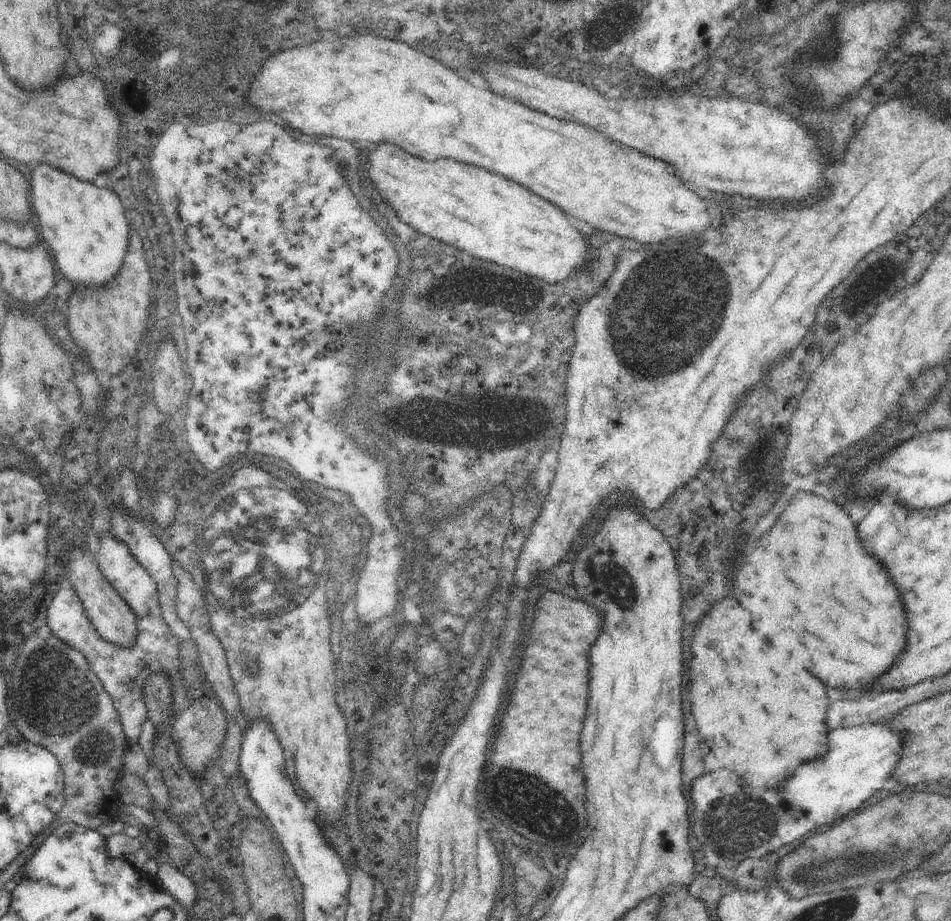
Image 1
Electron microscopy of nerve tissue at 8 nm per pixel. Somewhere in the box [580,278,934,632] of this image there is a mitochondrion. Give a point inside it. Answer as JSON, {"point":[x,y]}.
{"point":[620,586]}

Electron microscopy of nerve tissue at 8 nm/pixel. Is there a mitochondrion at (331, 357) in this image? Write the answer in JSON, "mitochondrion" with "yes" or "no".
{"mitochondrion":"yes"}

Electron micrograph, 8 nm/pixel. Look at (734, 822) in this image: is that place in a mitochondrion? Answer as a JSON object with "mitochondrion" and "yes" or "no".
{"mitochondrion":"yes"}

